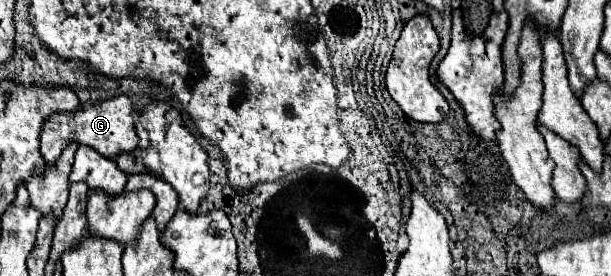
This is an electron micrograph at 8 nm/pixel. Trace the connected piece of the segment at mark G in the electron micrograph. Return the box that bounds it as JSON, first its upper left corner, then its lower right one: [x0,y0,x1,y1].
[41,95,137,163]

